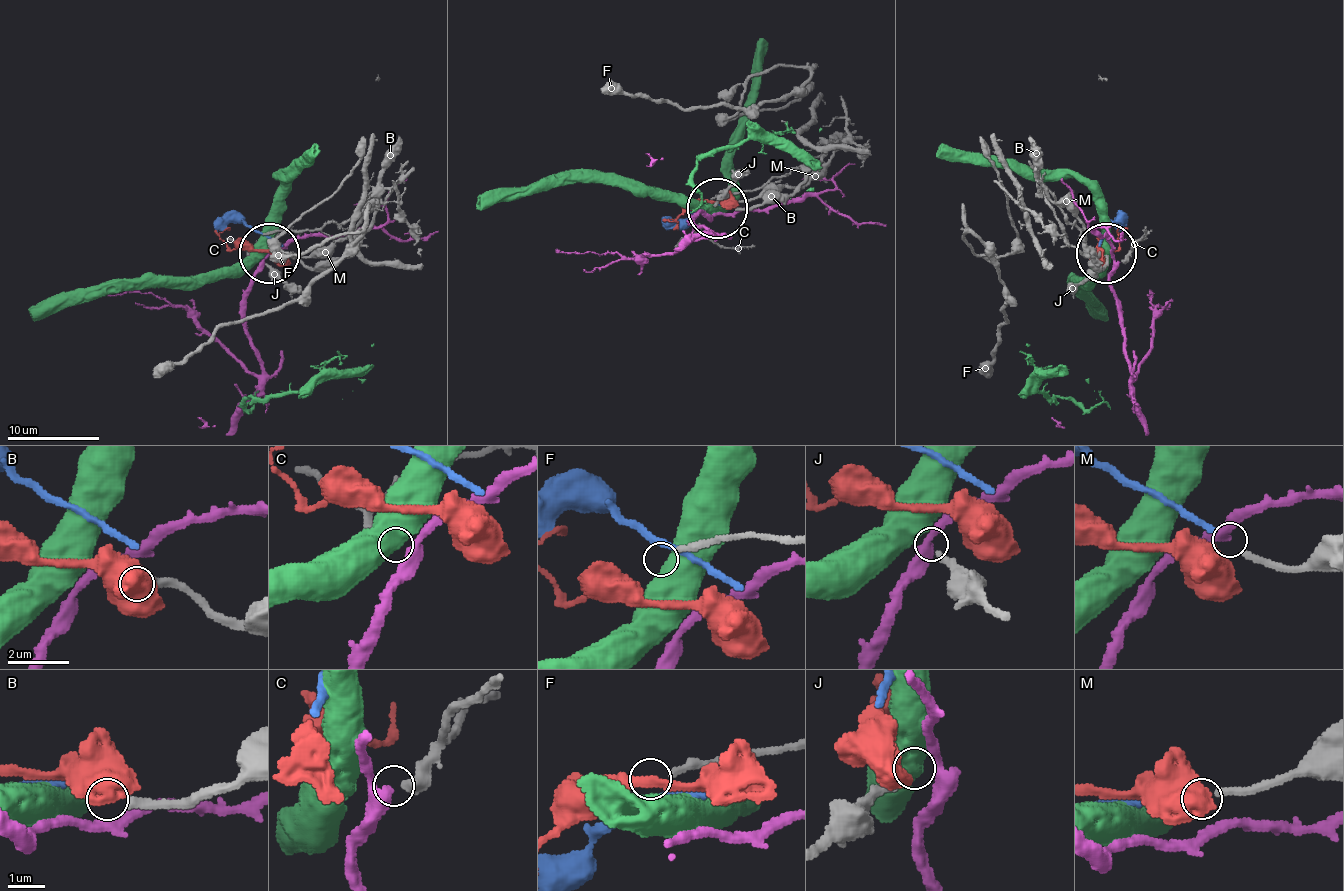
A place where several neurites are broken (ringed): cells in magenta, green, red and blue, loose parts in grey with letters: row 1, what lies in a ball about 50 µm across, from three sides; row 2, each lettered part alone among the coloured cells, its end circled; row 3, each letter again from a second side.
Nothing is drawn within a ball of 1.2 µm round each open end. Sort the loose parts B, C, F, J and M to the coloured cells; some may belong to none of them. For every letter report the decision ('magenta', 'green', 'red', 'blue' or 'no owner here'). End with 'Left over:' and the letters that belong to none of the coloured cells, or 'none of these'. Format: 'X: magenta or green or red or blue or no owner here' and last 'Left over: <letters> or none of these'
B: red
C: magenta
F: no owner here
J: no owner here
M: blue
Left over: F, J

